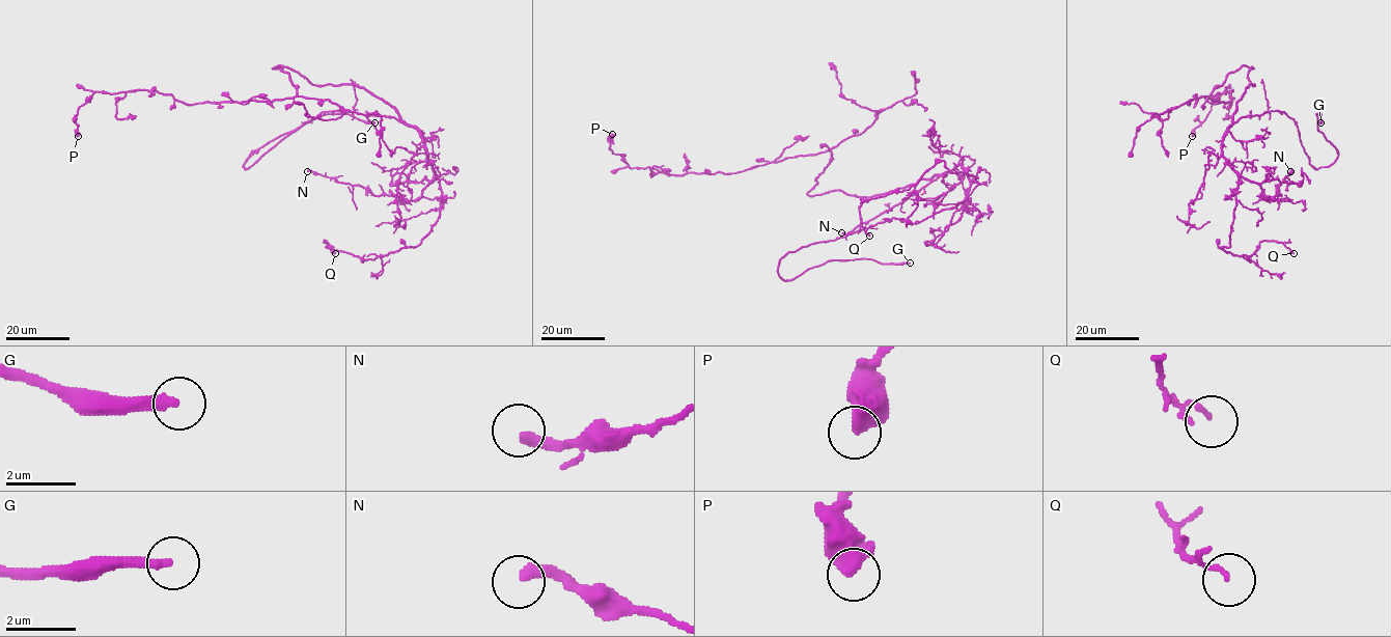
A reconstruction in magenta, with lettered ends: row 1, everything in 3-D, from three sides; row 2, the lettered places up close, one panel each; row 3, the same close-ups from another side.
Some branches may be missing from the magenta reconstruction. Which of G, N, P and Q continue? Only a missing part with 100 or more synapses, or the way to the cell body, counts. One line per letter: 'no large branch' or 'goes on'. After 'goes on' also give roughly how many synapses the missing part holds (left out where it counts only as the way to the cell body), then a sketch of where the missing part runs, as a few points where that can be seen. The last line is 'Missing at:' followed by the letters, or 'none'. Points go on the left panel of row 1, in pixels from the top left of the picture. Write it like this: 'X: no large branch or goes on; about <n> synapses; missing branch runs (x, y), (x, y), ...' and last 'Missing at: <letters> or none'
G: goes on; missing branch runs (374, 122), (393, 123)
N: no large branch
P: no large branch
Q: no large branch
Missing at: G

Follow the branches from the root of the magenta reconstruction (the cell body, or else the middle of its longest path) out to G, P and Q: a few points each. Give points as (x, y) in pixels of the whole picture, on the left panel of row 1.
G: (358, 87), (382, 98), (402, 121), (323, 111), (243, 166), (270, 141), (320, 116), (349, 113), (374, 122)
P: (358, 87), (312, 85), (278, 65), (294, 97), (186, 104), (147, 89), (94, 92), (76, 115), (78, 136)
Q: (358, 87), (382, 98), (419, 133), (439, 181), (441, 208), (416, 247), (361, 259), (325, 241), (335, 253)

